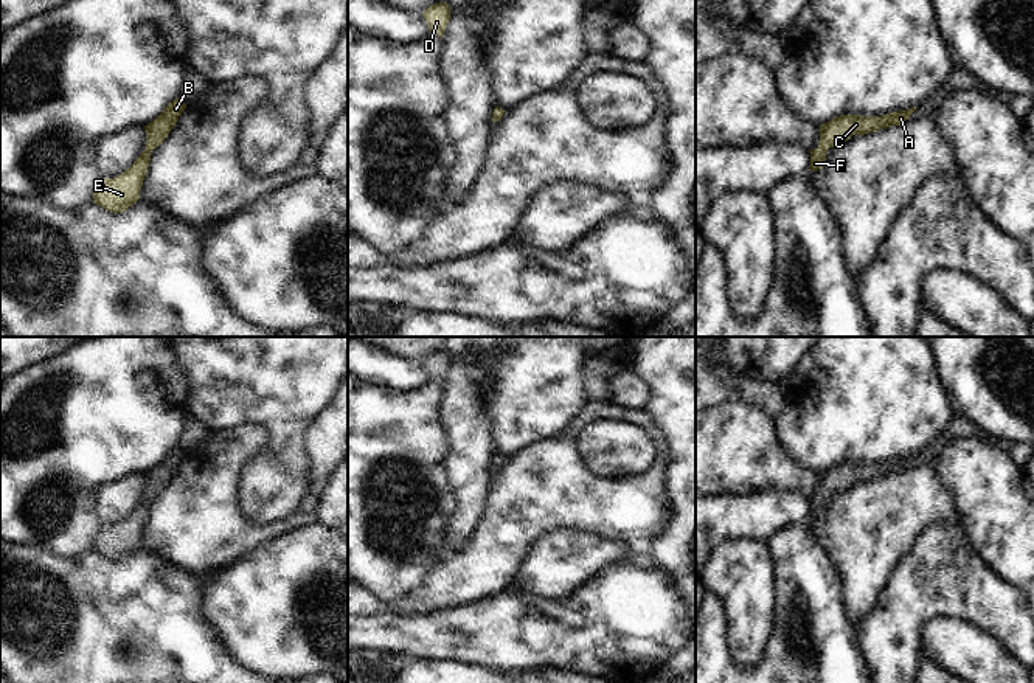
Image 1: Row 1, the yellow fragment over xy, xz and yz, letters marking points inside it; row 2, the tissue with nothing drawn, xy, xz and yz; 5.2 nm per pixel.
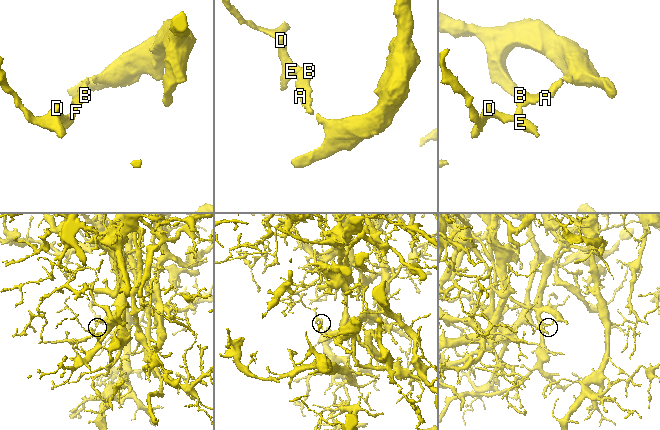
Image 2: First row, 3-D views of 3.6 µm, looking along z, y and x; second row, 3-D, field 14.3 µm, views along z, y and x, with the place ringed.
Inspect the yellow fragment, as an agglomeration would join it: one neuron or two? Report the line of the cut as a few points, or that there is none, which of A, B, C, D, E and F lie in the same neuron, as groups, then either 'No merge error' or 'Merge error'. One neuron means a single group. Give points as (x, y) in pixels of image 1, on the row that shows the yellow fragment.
No split. Groups: A B C D E F. No merge error.

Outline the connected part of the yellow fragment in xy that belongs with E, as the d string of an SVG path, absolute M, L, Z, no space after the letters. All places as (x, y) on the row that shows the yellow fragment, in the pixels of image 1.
M175 98L154 121L144 126L146 149L123 174L113 179L99 180L93 192L93 202L96 205L118 214L140 200L143 180L151 161L151 152L165 141L185 109L186 104Z

